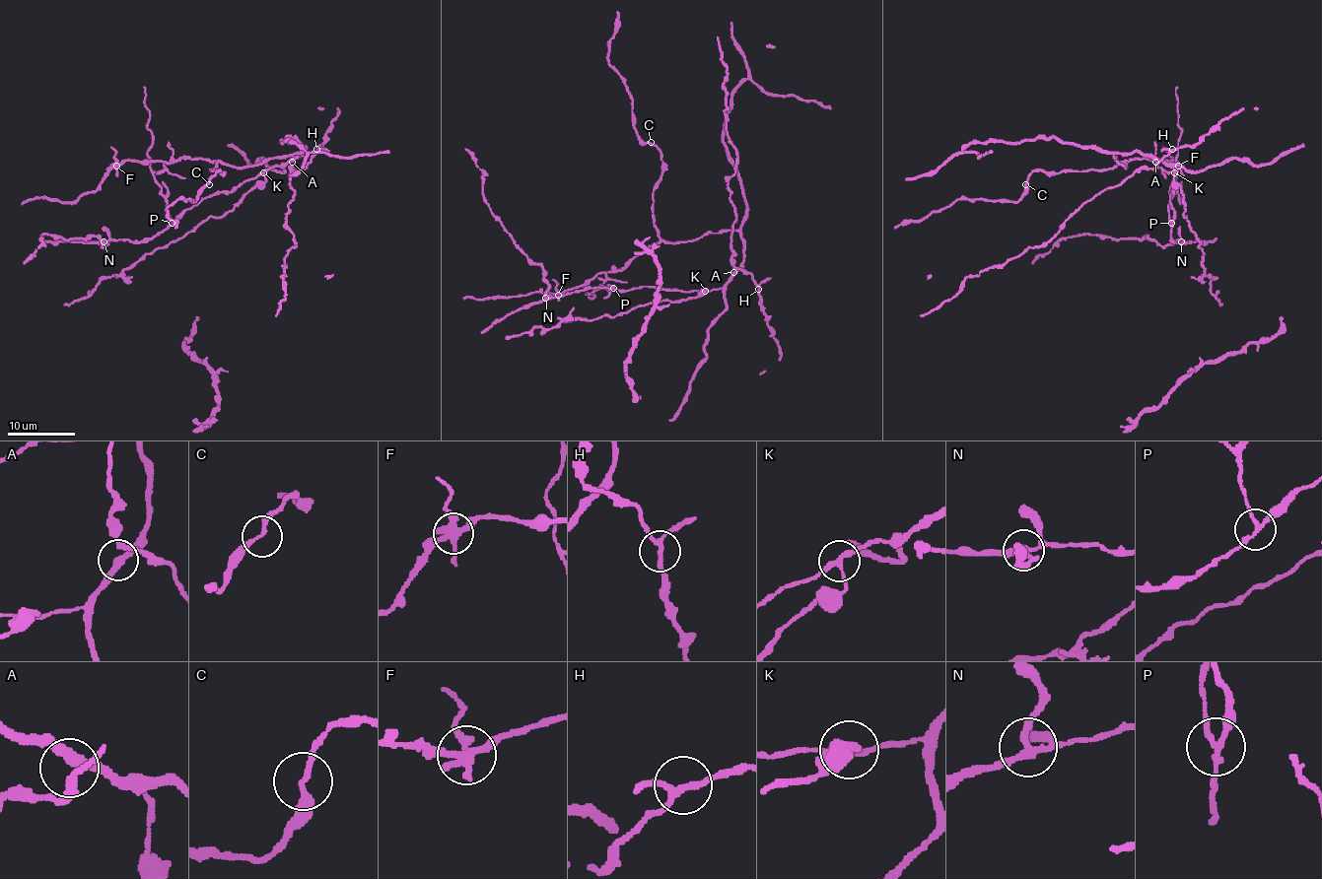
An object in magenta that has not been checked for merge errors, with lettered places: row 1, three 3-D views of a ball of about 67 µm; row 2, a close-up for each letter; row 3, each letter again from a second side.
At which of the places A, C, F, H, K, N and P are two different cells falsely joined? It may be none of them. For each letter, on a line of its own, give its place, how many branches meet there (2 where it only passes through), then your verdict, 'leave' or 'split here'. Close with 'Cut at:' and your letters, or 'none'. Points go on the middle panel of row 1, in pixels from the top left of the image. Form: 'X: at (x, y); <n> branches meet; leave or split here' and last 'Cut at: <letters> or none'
A: at (733, 272); 3 branches meet; leave
C: at (651, 142); 2 branches meet; leave
F: at (558, 295); 4 branches meet; split here
H: at (758, 289); 3 branches meet; leave
K: at (705, 291); 3 branches meet; split here
N: at (545, 298); 4 branches meet; leave
P: at (613, 288); 3 branches meet; split here
Cut at: F, K, P

